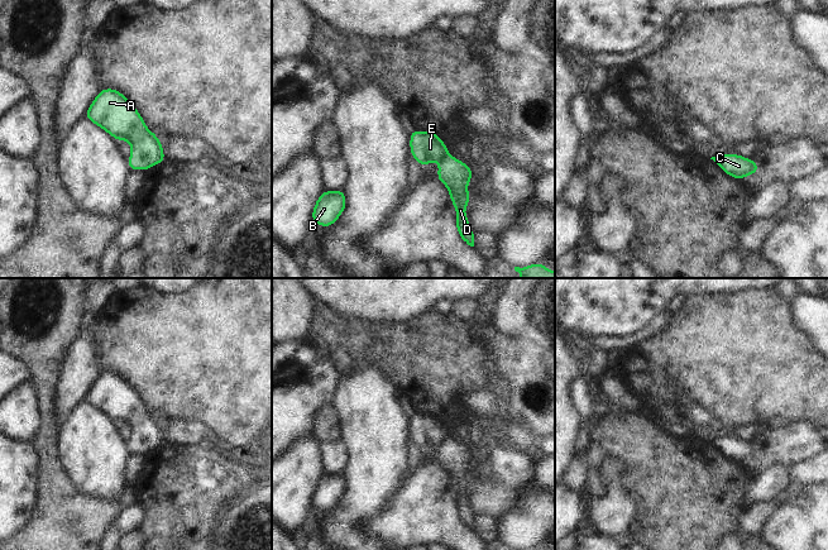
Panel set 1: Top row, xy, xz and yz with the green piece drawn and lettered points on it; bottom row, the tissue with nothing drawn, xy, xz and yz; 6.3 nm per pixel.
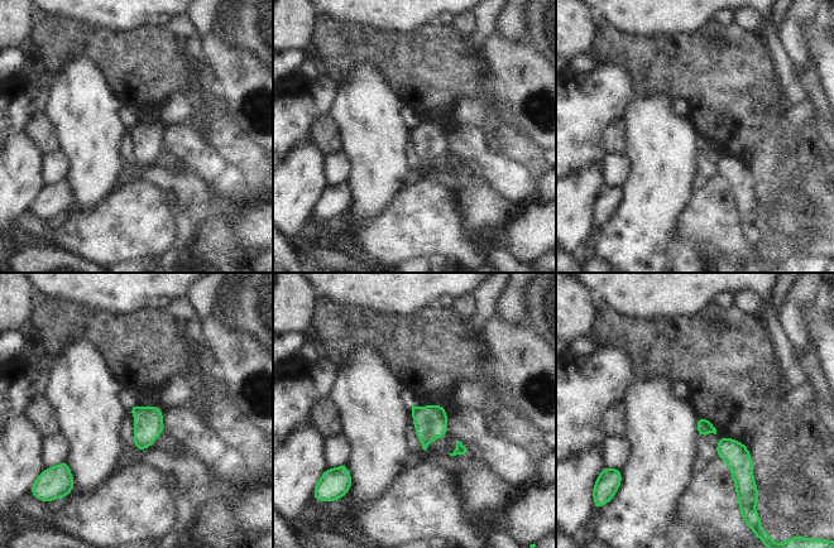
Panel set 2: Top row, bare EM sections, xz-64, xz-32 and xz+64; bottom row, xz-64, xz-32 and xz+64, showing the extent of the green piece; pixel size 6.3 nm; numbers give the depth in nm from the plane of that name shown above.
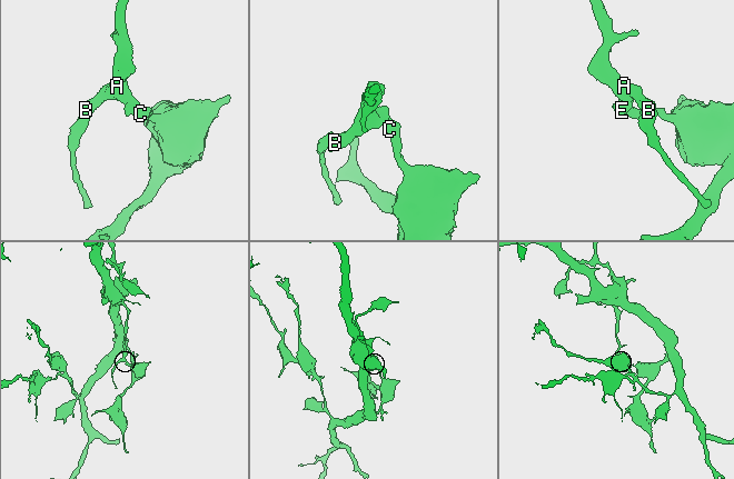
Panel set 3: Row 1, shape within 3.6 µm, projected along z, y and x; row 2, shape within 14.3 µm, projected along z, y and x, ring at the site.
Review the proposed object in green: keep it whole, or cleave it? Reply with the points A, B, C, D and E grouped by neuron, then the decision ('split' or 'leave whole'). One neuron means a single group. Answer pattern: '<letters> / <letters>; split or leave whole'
A B E / C D; split

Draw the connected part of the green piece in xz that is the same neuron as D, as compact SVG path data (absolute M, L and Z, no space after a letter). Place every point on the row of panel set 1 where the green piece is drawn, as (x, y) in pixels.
M449 153L439 161L437 180L442 182L450 193L450 200L456 210L456 230L470 247L474 247L474 234L465 215L465 207L469 205L470 192L465 188L473 176L473 169L463 161L454 158Z

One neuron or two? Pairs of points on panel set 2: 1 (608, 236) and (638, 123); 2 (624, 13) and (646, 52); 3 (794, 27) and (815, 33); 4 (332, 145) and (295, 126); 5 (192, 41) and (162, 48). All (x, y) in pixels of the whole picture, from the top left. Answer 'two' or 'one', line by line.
1: one
2: two
3: two
4: two
5: two

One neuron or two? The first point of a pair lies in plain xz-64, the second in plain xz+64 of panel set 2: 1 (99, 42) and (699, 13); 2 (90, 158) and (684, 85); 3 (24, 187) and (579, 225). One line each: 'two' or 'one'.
1: two
2: two
3: one

